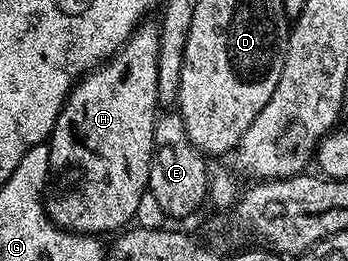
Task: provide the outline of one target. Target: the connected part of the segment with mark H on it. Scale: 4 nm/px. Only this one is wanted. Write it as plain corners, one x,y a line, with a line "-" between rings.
140,24
116,54
80,77
53,124
49,139
52,167
72,166
83,177
76,190
46,203
47,215
62,230
114,235
134,219
141,196
148,193
149,168
155,151
155,106
160,101
157,92
159,27
147,25

